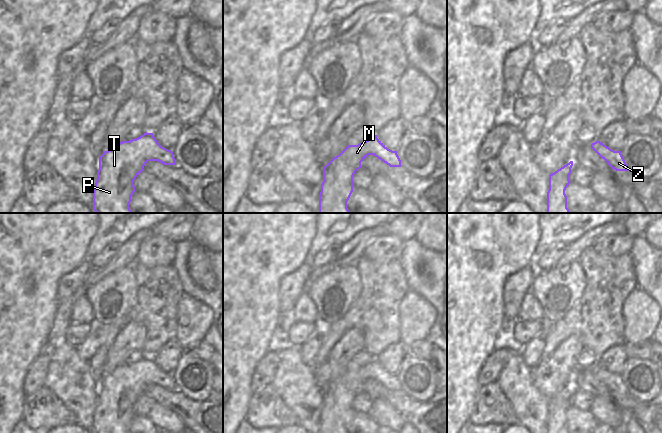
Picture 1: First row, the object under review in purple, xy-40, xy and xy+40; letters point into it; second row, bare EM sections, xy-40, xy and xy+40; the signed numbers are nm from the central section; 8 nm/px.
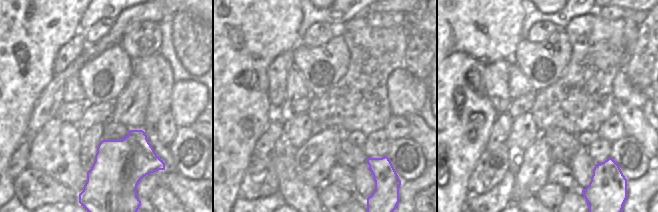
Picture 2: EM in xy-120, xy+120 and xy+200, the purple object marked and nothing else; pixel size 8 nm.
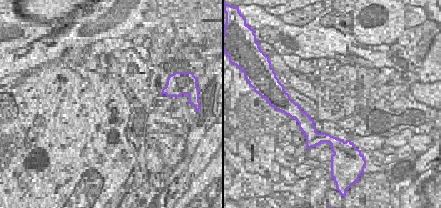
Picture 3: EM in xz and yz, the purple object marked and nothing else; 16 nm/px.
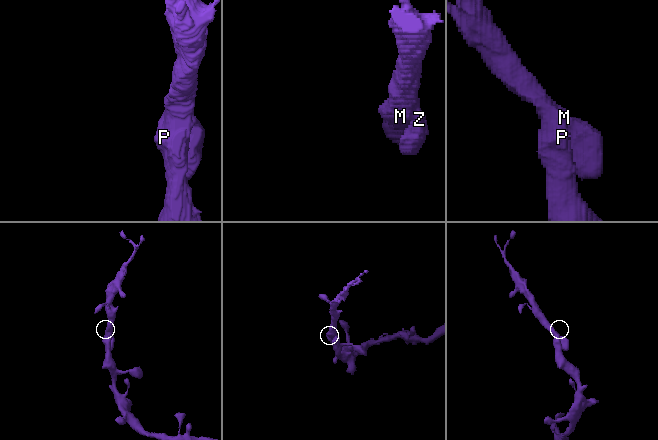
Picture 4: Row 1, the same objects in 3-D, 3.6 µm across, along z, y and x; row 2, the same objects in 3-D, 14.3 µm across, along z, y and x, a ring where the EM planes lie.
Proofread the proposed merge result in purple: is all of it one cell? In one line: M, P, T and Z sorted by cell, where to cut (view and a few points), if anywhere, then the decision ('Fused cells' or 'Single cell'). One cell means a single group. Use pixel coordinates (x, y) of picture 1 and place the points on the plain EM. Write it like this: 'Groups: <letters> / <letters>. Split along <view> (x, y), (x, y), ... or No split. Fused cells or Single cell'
Groups: M P T Z. No split. Single cell.

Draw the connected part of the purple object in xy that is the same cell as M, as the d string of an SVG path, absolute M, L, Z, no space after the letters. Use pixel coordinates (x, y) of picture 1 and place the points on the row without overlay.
M377 359L358 369L348 369L323 391L319 433L348 433L353 400L368 379L374 379L390 391L401 391L397 375L388 373Z

